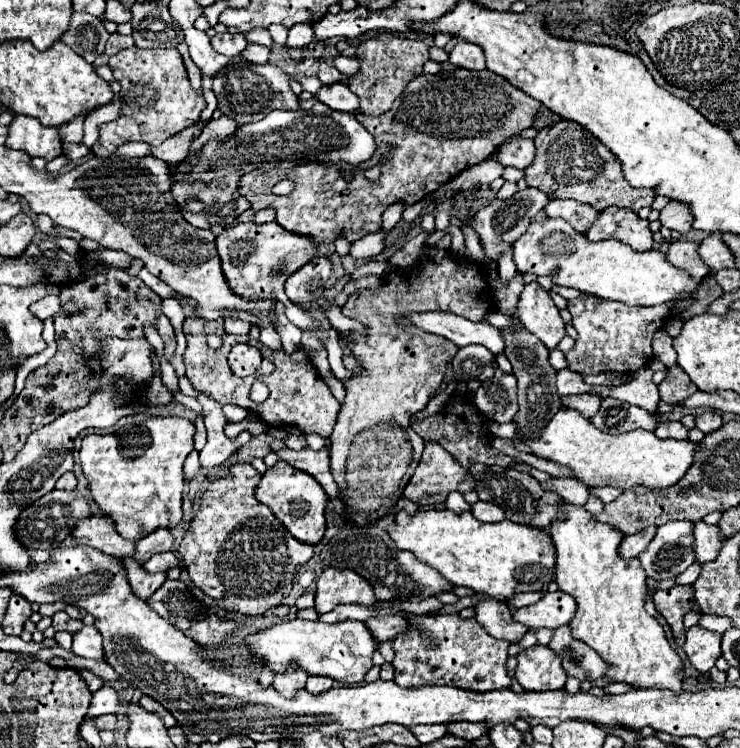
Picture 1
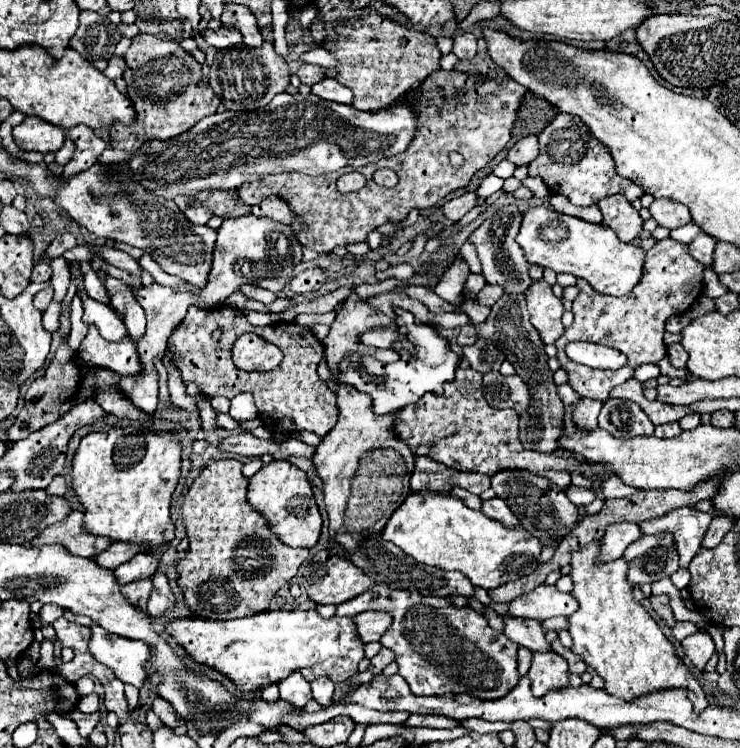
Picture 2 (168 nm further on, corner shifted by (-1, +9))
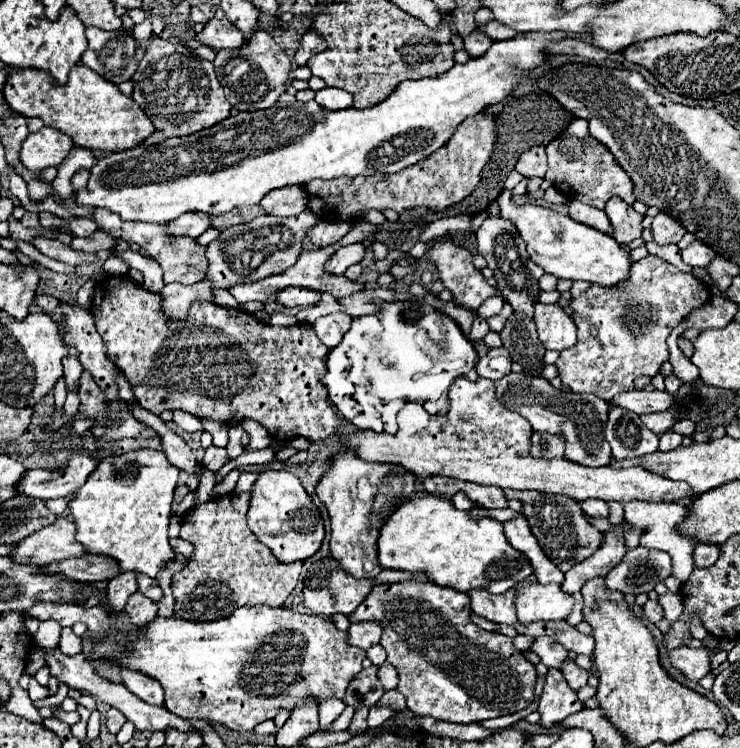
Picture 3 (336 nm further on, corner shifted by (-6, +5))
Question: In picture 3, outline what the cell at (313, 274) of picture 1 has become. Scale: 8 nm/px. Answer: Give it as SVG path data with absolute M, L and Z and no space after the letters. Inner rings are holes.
M286 287L278 291L278 303L284 307L294 307L294 305L314 305L320 301L320 291L314 289L304 289L304 287Z

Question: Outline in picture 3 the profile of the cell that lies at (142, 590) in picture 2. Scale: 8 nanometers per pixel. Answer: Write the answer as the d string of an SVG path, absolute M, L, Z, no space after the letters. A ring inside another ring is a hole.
M136 591L128 603L126 603L126 609L124 609L132 623L138 625L138 627L146 627L152 619L156 619L156 611L158 611L158 605L154 601L150 601L148 597L144 597L140 591Z

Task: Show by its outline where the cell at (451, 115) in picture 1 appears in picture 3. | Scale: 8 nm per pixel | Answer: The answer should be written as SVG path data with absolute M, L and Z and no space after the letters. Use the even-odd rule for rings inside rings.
M482 111L472 119L464 119L464 123L460 123L460 127L456 127L456 131L452 133L452 139L448 139L448 143L436 149L430 157L408 169L386 175L386 179L382 181L378 181L378 175L370 175L354 179L340 177L332 181L316 179L312 183L306 183L304 191L308 193L308 209L320 219L334 223L364 219L366 213L372 209L380 213L384 213L386 209L402 213L416 207L426 207L432 211L446 209L462 201L476 189L480 173L488 163L488 159L492 157L494 147L496 147L496 121L486 111Z

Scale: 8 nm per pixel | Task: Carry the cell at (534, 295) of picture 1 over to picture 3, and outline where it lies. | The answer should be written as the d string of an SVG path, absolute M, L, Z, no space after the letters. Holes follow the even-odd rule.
M534 303L538 337L546 349L568 349L576 343L576 325L558 303Z

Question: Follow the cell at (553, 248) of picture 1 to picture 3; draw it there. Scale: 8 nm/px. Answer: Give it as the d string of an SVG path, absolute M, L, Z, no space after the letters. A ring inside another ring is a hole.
M508 189L500 193L498 203L500 215L504 219L510 219L526 241L526 251L530 259L546 273L552 273L558 279L598 283L600 287L614 287L616 283L628 279L632 267L630 253L624 251L612 235L606 235L594 227L586 227L570 219L568 215L556 213L544 205L514 205L512 193Z

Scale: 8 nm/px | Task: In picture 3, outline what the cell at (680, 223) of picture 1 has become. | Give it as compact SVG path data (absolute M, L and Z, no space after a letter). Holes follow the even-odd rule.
M658 213L652 221L652 233L654 233L654 241L658 245L668 245L668 243L678 243L684 237L686 229L670 215Z

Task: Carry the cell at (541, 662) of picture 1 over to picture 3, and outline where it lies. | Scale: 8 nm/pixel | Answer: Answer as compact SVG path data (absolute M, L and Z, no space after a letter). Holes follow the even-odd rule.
M548 669L546 681L544 681L544 691L538 701L538 713L540 713L540 725L550 727L554 723L564 721L568 715L580 711L584 705L576 697L576 693L564 683L562 671Z

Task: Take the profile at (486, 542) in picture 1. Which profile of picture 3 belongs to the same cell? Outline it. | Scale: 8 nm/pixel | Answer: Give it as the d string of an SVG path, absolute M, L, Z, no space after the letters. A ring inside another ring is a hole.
M434 495L406 501L388 517L378 537L378 561L384 569L424 571L434 583L456 591L484 587L490 593L504 593L532 575L532 565L510 547L500 521L472 519L470 511L460 511L450 499Z

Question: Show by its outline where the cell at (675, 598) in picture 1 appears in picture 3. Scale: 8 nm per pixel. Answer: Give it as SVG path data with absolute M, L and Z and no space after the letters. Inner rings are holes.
M652 599L646 601L644 613L646 613L646 617L648 617L652 623L658 623L660 619L664 619L664 609L662 609L662 605L660 605L658 601L652 601Z

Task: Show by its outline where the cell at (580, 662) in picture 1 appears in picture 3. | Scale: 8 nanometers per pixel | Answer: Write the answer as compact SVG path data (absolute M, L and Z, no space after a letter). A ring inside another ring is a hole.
M566 659L566 661L564 661L562 673L564 673L568 685L570 685L574 691L578 691L580 687L584 687L586 681L588 681L588 677L590 677L590 673L588 673L586 669L582 669L574 659Z

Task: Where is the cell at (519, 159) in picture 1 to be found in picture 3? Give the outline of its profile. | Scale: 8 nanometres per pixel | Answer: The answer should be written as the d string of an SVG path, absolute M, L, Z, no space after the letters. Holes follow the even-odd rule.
M532 147L520 155L516 163L516 171L522 173L524 177L544 177L546 173L546 153L544 147Z

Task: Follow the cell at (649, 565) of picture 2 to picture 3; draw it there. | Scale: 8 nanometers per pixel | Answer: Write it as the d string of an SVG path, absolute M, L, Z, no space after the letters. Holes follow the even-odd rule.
M636 547L630 549L624 559L606 575L606 587L640 595L652 591L658 581L664 581L670 575L672 559L666 551Z

